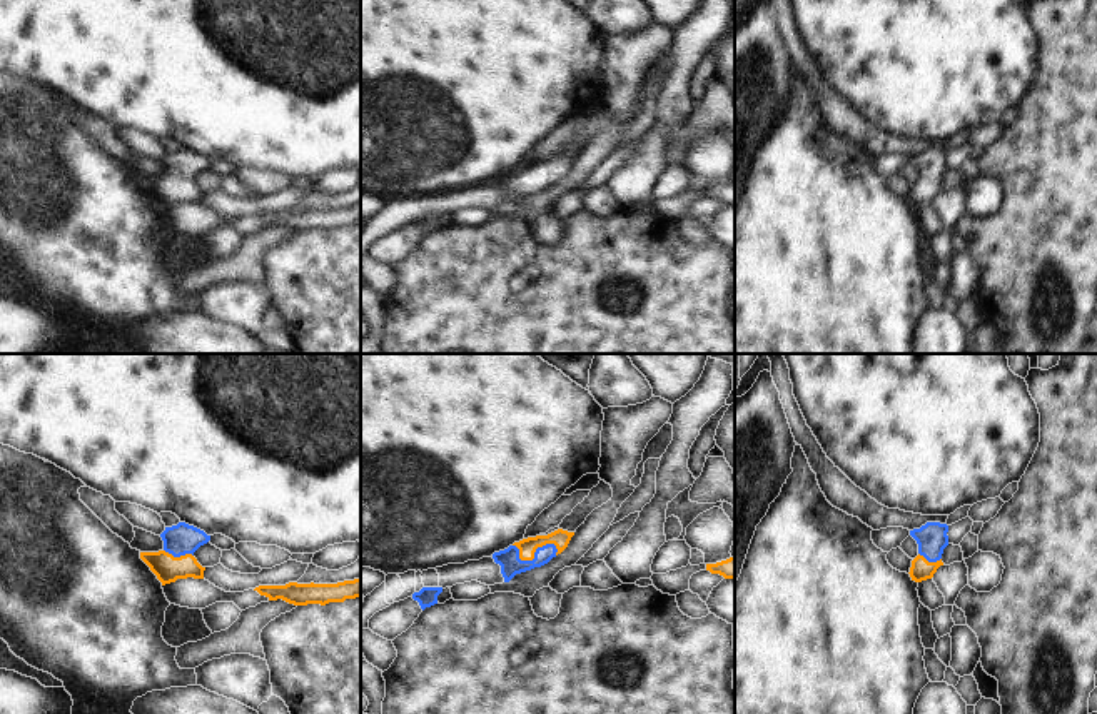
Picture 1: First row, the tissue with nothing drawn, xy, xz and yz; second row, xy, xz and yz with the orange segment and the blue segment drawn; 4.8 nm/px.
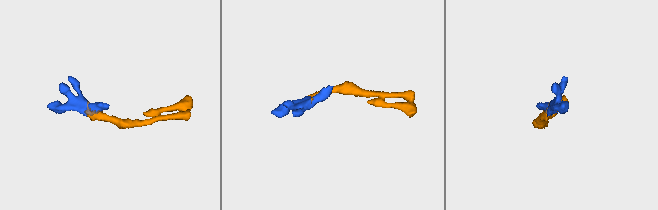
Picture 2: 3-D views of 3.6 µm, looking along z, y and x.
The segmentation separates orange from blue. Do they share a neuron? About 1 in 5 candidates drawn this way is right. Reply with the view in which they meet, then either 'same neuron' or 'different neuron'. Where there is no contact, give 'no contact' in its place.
meets orange in xz; same neuron

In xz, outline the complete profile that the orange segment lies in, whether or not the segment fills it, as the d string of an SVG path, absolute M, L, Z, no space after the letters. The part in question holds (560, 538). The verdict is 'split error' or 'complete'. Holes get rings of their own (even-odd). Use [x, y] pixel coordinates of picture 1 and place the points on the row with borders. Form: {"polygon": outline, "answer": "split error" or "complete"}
{"polygon": "M558 529L548 536L528 537L494 552L493 559L501 566L504 582L509 582L516 574L548 564L568 547L573 536L574 532Z", "answer": "split error"}

